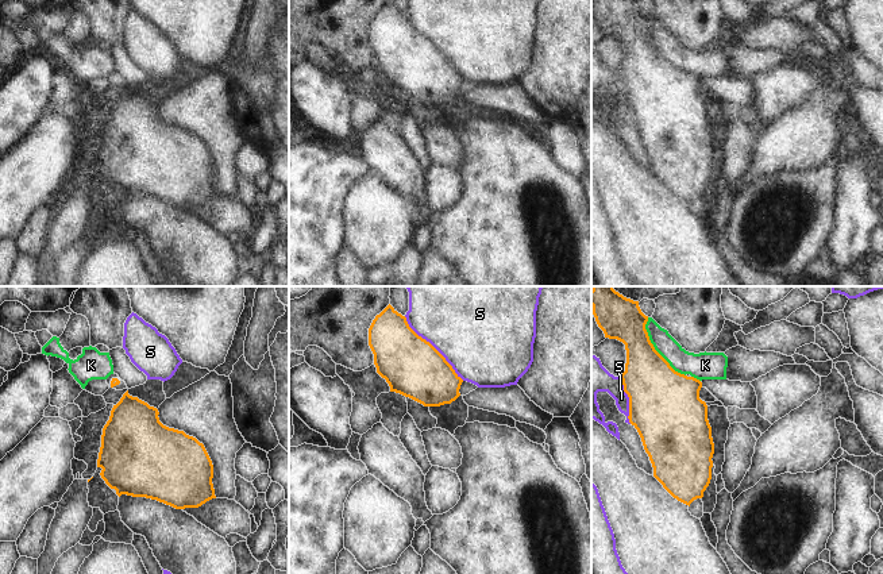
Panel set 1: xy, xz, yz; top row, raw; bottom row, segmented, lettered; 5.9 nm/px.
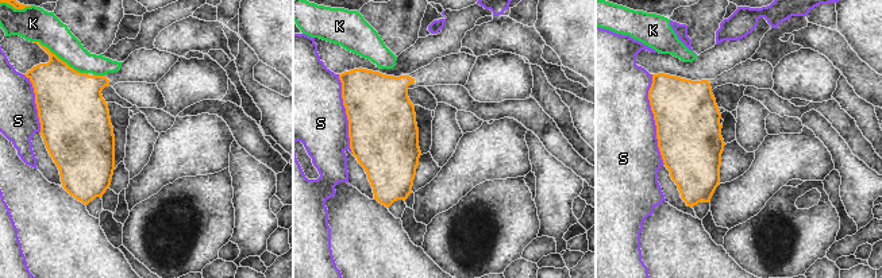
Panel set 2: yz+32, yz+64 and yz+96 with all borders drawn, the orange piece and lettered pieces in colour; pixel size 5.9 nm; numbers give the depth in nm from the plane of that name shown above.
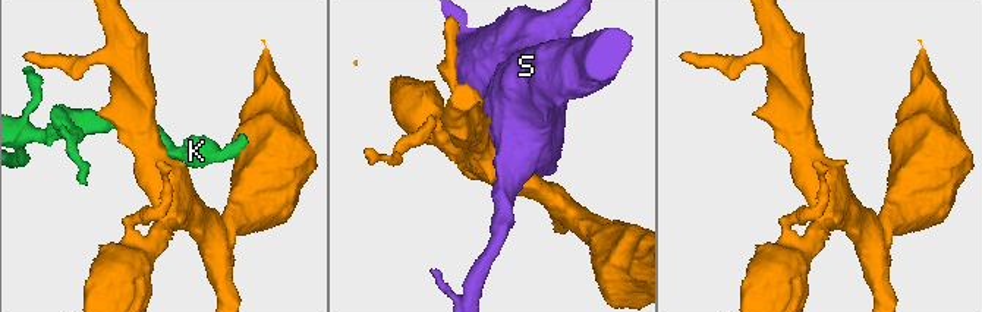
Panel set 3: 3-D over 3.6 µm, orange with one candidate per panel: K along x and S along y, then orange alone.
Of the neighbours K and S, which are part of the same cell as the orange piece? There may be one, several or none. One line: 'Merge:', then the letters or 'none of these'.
Merge: none of these

